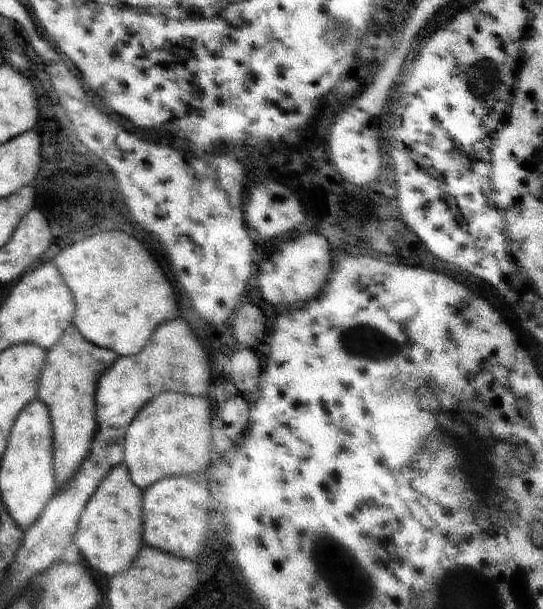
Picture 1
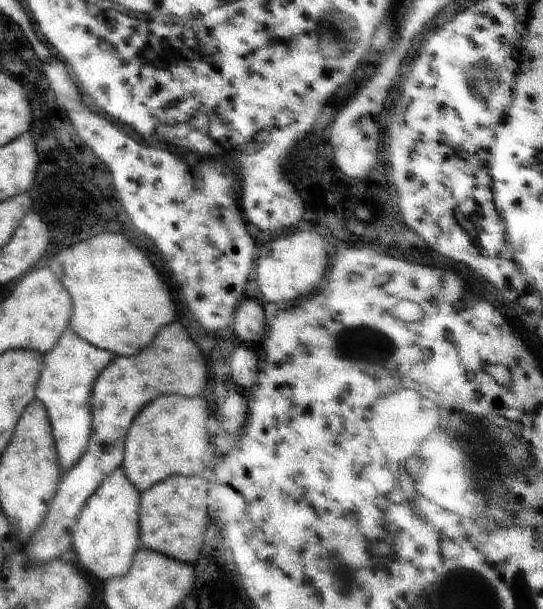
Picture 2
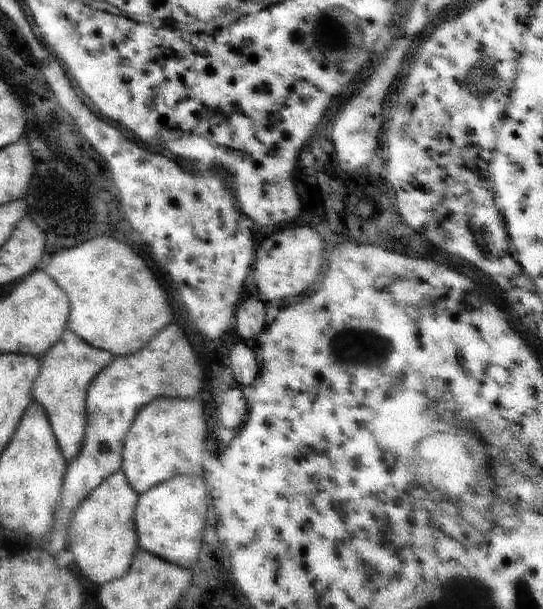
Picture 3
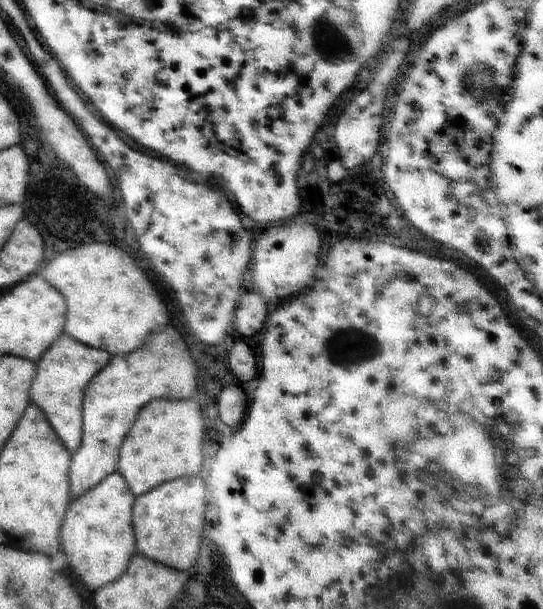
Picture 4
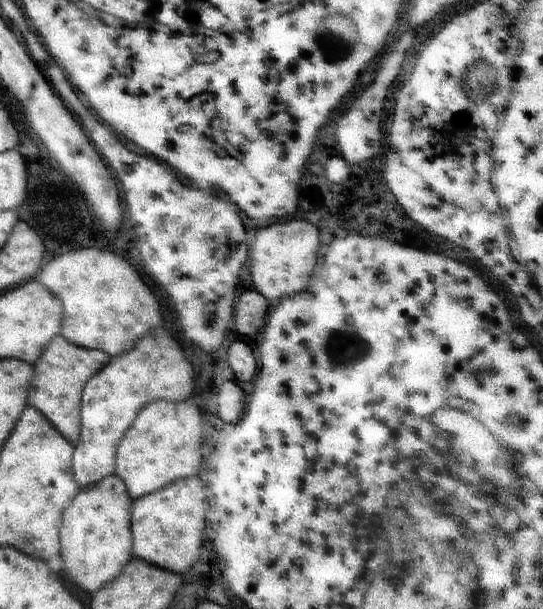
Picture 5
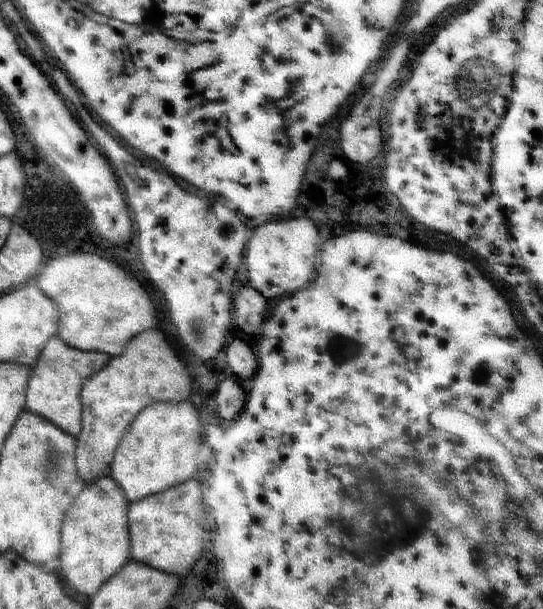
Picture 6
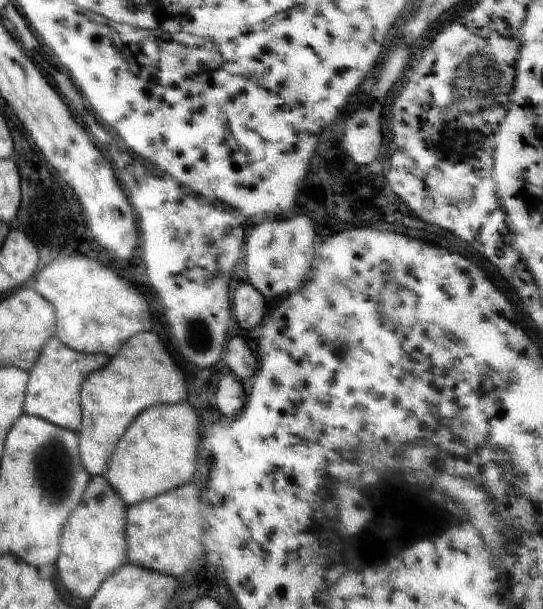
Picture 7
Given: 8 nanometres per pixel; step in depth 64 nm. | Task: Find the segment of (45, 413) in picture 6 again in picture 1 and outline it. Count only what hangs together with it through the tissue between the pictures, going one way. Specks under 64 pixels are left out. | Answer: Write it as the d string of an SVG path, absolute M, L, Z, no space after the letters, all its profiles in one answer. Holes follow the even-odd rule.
M70 324L58 345L46 354L40 384L39 400L48 408L53 429L53 466L60 489L84 463L96 435L95 393L98 380L119 358L112 350L105 350L85 340Z

